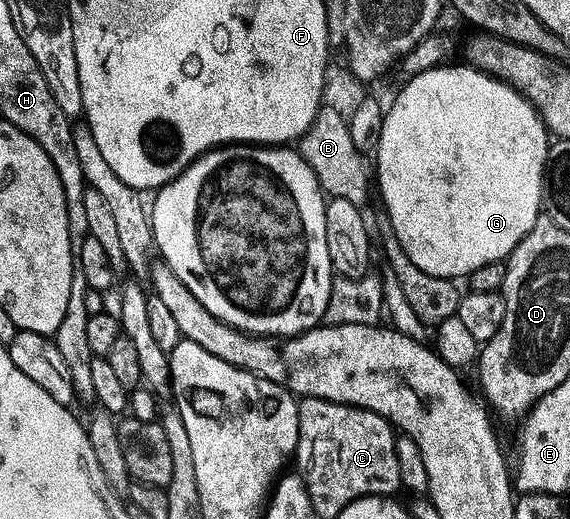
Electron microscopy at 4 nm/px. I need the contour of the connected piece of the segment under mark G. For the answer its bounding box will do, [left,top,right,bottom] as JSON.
[375,65,551,281]

